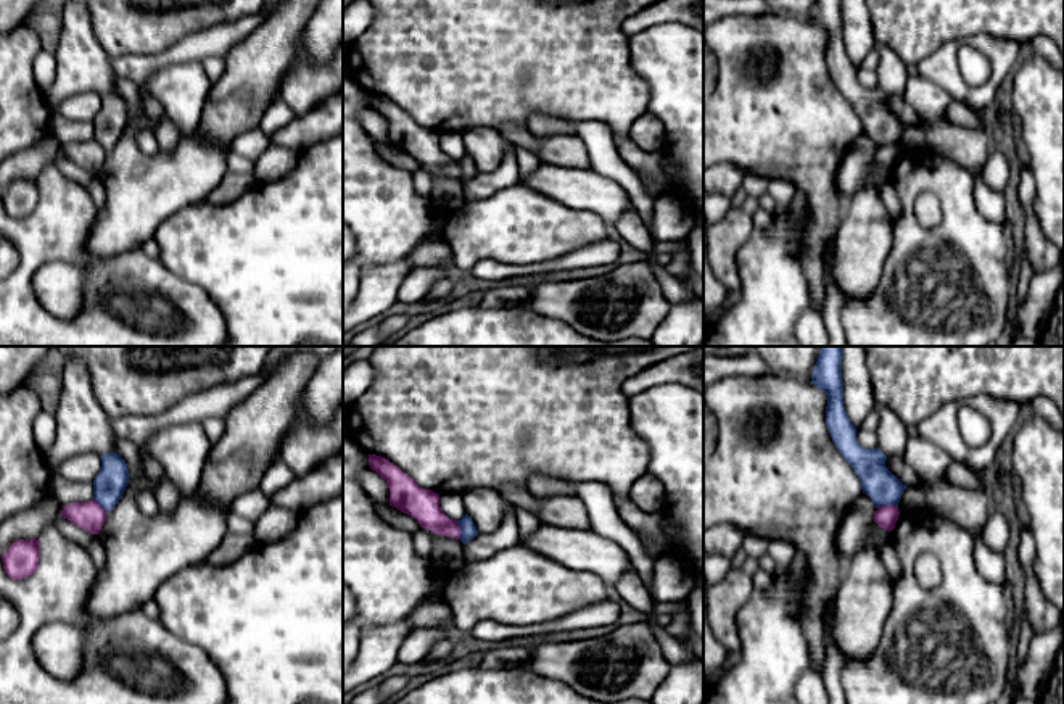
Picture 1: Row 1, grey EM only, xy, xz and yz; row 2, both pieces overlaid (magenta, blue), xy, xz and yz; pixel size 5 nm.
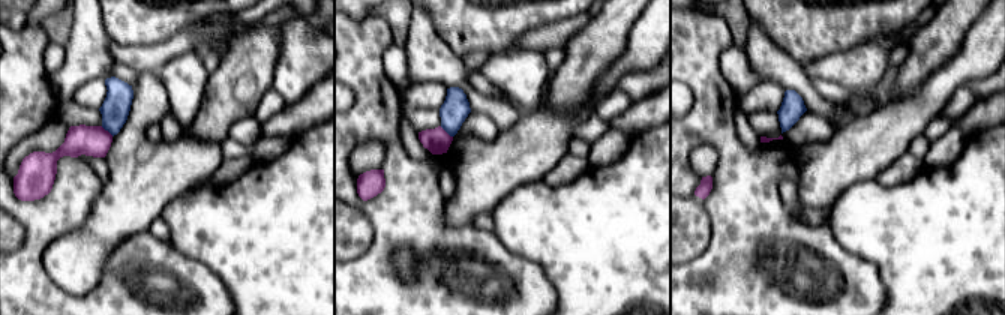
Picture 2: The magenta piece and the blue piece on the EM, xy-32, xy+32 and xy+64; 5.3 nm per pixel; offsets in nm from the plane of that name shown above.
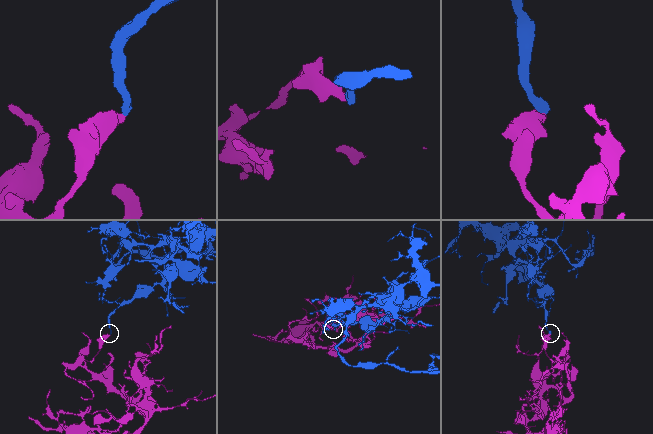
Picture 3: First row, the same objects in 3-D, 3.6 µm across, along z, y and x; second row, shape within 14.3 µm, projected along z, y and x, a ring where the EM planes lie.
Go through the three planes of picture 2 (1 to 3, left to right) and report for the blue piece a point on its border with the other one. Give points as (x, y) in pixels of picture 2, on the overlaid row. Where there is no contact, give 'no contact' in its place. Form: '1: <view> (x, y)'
1: xy-32 (107, 131)
2: xy+32 (444, 131)
3: no contact

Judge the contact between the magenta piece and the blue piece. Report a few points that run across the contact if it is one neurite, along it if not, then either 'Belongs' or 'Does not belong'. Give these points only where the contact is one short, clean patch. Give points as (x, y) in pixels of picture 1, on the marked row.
Line: yz (897, 506), (881, 506), (878, 509). Does not belong

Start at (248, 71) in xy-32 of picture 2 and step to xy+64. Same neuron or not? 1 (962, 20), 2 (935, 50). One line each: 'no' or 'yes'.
1: yes
2: yes

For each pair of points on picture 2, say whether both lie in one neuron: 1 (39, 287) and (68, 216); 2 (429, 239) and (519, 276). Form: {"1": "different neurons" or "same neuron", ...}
{"1": "same neuron", "2": "same neuron"}

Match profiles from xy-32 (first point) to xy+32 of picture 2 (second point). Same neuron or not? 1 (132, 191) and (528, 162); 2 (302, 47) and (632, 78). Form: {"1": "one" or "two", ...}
{"1": "one", "2": "one"}

